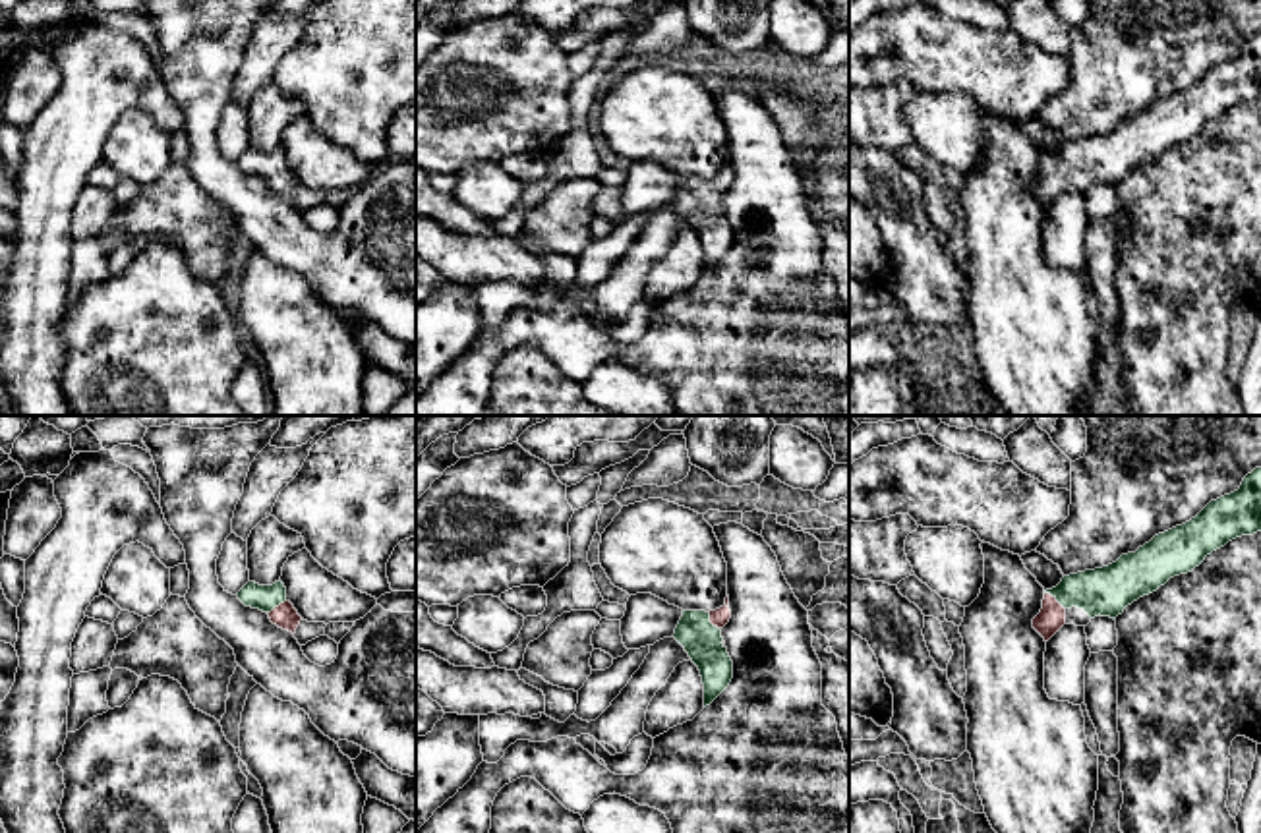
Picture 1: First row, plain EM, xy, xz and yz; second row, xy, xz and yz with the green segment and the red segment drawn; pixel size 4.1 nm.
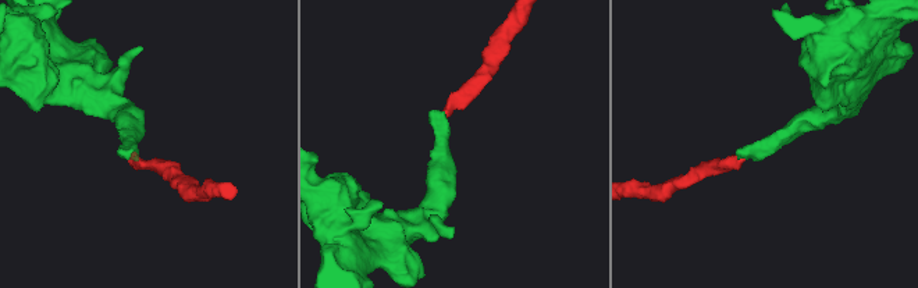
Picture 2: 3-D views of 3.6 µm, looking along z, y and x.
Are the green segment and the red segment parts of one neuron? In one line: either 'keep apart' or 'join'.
join

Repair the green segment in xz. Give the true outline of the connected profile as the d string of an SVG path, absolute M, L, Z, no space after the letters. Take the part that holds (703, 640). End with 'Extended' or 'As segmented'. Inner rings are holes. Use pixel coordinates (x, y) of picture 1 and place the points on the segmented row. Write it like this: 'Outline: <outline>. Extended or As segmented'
Outline: M729 595L716 611L683 611L673 638L685 647L698 667L704 684L704 707L710 705L731 682L733 661L721 644L721 628L729 622Z. Extended

